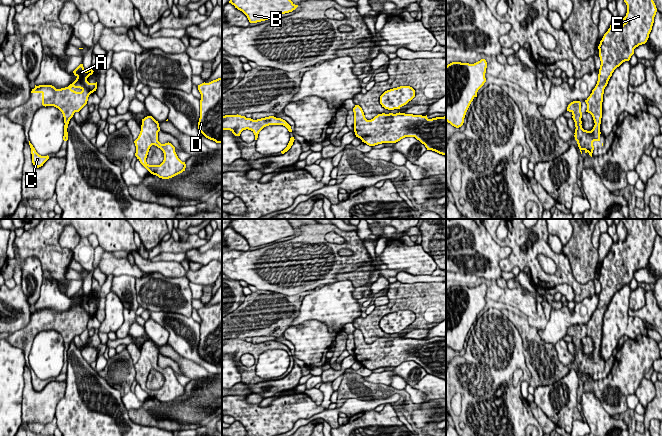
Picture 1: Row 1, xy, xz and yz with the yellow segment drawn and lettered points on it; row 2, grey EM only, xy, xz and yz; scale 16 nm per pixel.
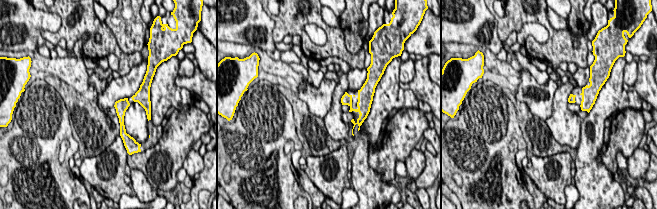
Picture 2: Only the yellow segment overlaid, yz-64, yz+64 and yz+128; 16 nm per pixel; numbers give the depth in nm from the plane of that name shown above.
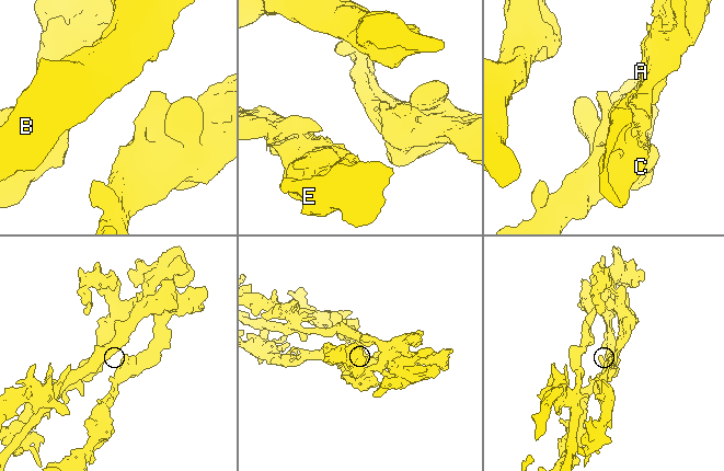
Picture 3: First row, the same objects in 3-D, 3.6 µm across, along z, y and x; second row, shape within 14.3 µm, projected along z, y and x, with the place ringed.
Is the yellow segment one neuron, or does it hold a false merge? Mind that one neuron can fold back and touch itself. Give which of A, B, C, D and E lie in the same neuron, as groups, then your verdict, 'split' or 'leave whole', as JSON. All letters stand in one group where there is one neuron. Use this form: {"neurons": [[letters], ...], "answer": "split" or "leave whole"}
{"neurons": [["A", "B", "C", "D", "E"]], "answer": "leave whole"}

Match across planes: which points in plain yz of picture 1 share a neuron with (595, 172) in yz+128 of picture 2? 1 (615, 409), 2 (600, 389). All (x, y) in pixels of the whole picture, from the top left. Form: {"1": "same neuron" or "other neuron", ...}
{"1": "other neuron", "2": "other neuron"}

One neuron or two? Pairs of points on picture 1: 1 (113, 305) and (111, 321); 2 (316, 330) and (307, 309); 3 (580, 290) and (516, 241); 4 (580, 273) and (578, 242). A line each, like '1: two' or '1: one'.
1: one
2: two
3: one
4: one

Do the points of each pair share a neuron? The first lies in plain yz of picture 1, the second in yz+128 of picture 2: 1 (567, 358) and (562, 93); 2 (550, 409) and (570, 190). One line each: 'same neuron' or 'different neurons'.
1: same neuron
2: different neurons

